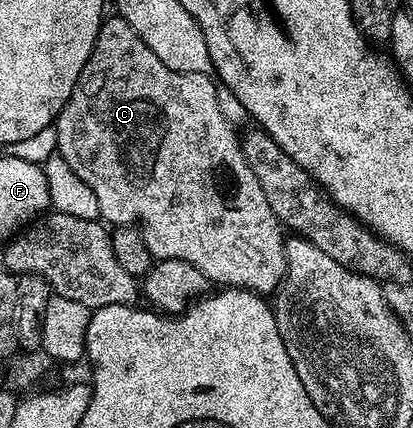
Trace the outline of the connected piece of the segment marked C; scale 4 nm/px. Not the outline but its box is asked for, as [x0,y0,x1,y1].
[55,16,286,296]

